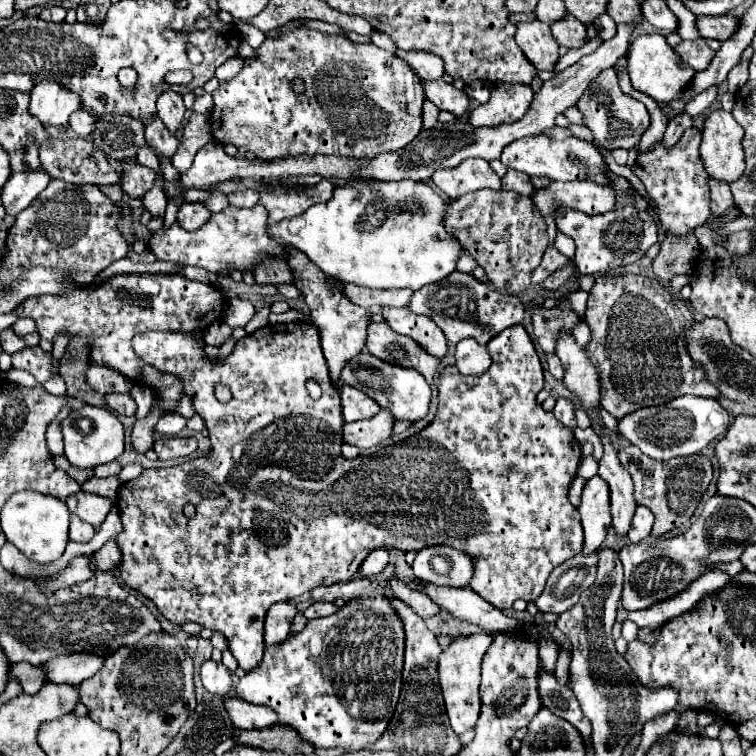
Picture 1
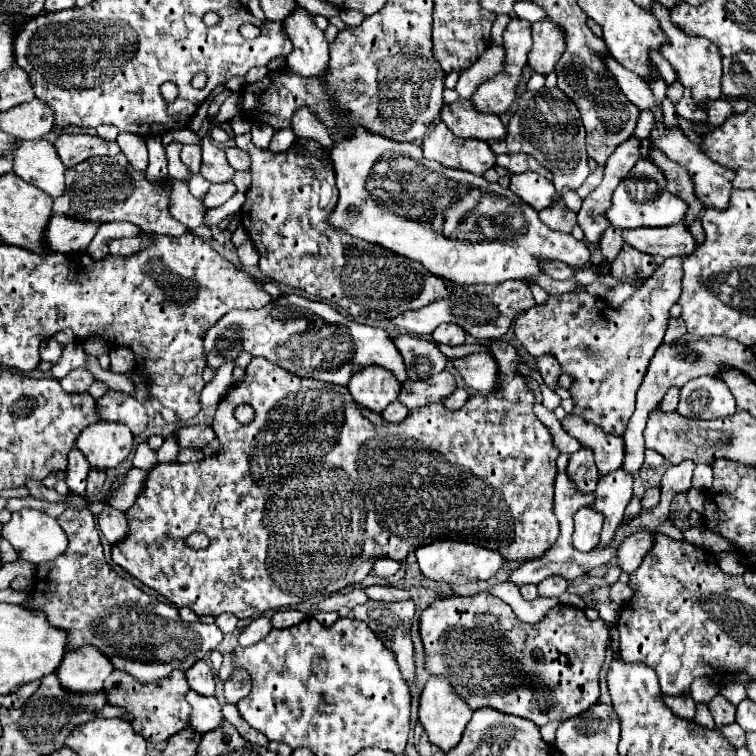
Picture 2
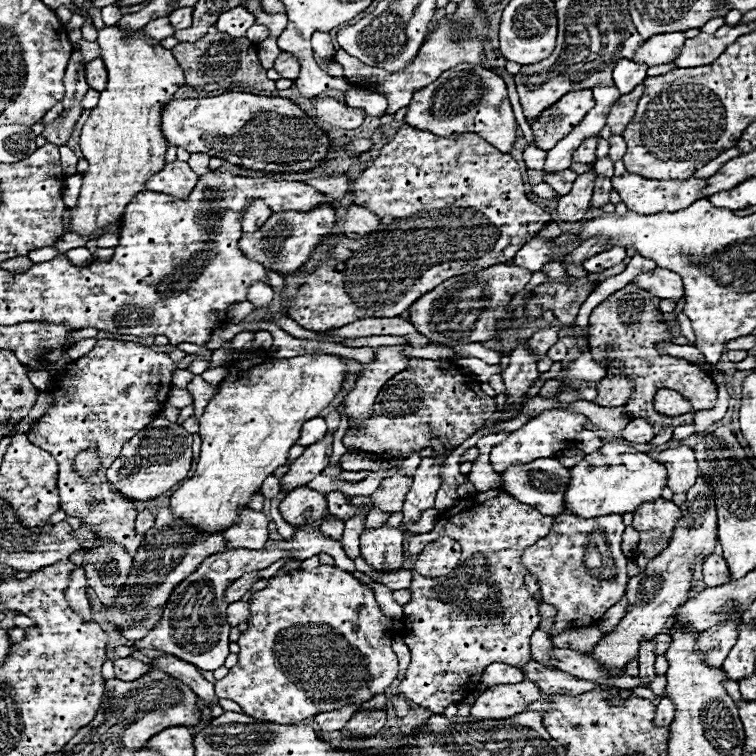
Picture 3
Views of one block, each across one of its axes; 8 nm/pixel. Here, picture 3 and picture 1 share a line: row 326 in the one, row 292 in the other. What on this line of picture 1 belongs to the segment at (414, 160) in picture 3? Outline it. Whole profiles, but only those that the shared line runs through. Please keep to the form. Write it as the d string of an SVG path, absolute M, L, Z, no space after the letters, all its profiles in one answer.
M292 250L292 254L288 254L288 264L298 278L296 288L300 288L302 298L310 306L312 324L320 330L324 358L326 358L326 364L330 368L330 380L332 380L334 390L338 392L340 390L340 372L342 372L344 364L348 360L352 360L352 356L356 356L364 350L366 328L368 328L368 322L370 322L368 312L364 308L358 308L356 304L352 304L340 290L332 288L328 284L330 278L324 272L320 272L312 262L308 262L308 258L302 252Z

